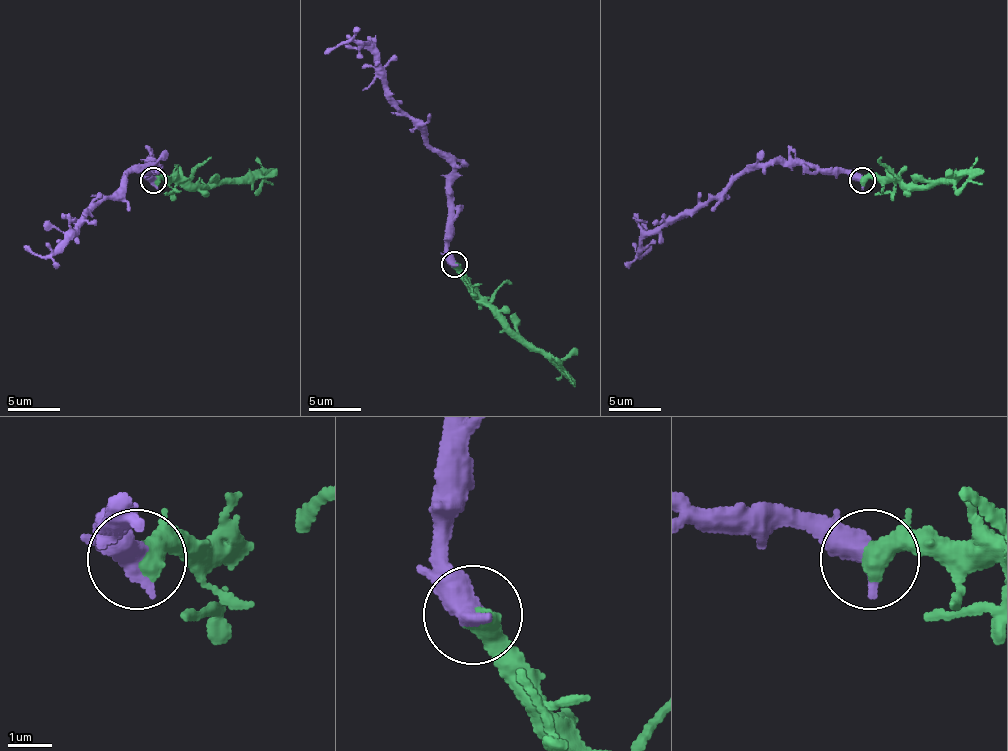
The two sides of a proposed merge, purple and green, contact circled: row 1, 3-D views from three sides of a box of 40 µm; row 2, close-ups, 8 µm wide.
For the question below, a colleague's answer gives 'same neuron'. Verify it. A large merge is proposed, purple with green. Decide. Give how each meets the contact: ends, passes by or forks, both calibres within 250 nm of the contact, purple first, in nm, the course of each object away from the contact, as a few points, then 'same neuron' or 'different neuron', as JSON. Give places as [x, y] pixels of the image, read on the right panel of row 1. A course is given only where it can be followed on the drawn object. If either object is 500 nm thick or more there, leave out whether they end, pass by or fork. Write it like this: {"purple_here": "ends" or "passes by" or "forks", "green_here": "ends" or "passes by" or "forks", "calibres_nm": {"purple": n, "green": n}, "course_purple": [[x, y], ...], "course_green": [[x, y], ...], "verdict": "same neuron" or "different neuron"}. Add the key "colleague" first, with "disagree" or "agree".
{"colleague": "agree", "calibres_nm": {"purple": 600, "green": 550}, "course_purple": [[861, 180], [801, 164], [751, 164], [701, 206], [641, 240], [641, 256], [651, 245]], "course_green": [[861, 180], [898, 177], [926, 185], [955, 182], [966, 174], [981, 185]], "verdict": "same neuron"}

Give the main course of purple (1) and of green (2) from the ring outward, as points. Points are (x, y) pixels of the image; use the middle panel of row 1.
1: (454, 263), (447, 250), (452, 167), (397, 104), (386, 85), (384, 70), (363, 44), (337, 44), (324, 54)
2: (454, 263), (509, 329), (551, 358), (572, 384)

